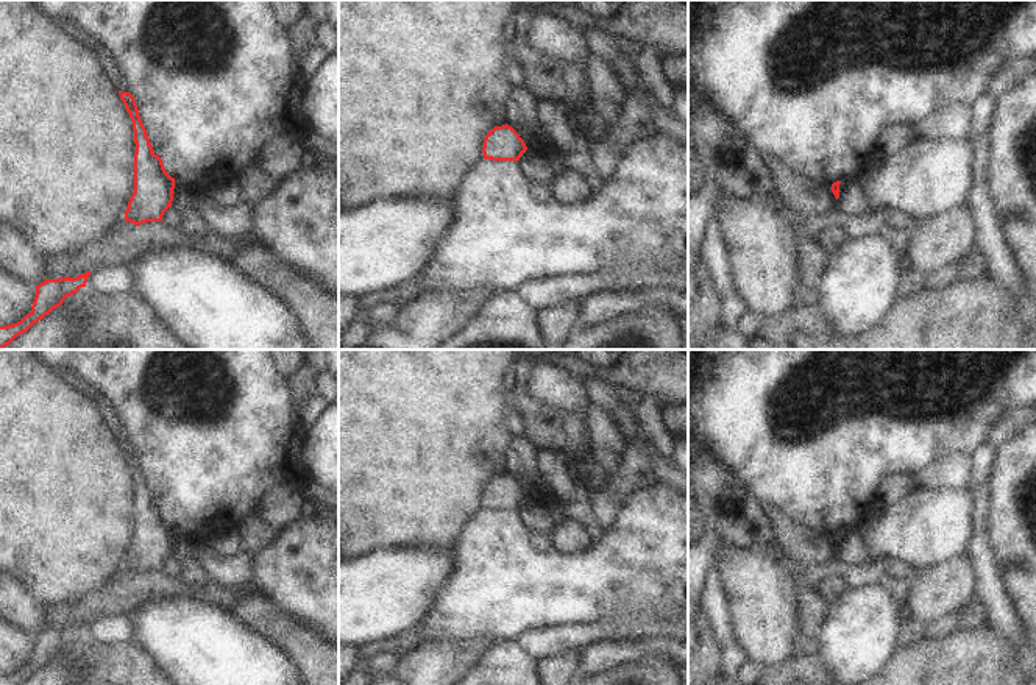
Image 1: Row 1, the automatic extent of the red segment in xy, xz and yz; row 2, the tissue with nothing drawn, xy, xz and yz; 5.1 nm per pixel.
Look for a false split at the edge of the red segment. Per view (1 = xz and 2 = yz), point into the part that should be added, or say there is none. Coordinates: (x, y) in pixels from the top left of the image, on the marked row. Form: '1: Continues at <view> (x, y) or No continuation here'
1: No continuation here
2: No continuation here

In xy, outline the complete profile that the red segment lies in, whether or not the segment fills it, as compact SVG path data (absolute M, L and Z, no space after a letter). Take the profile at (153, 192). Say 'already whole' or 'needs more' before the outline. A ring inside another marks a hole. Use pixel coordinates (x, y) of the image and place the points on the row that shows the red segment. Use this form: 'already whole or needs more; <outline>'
already whole; M119 91L119 94L131 117L136 144L134 192L125 211L125 222L136 226L162 222L164 212L172 208L175 178L165 172L162 159L153 153L134 97L130 92Z

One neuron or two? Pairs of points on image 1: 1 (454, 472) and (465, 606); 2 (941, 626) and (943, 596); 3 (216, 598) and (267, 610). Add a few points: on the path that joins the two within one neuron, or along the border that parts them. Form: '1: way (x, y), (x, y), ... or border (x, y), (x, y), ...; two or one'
1: border (484, 509), (468, 523), (454, 551); two
2: border (961, 607), (935, 618), (929, 624); two
3: border (258, 589), (247, 593), (233, 609); two

